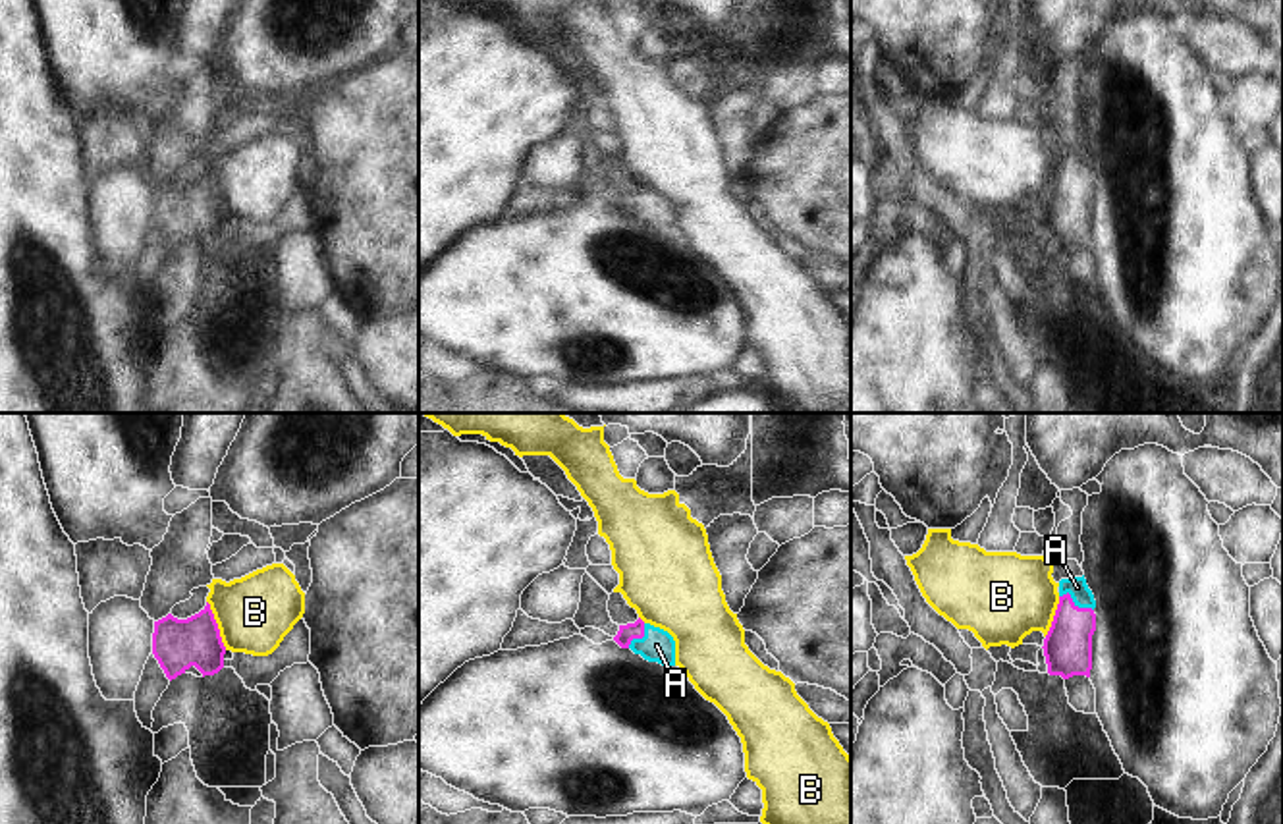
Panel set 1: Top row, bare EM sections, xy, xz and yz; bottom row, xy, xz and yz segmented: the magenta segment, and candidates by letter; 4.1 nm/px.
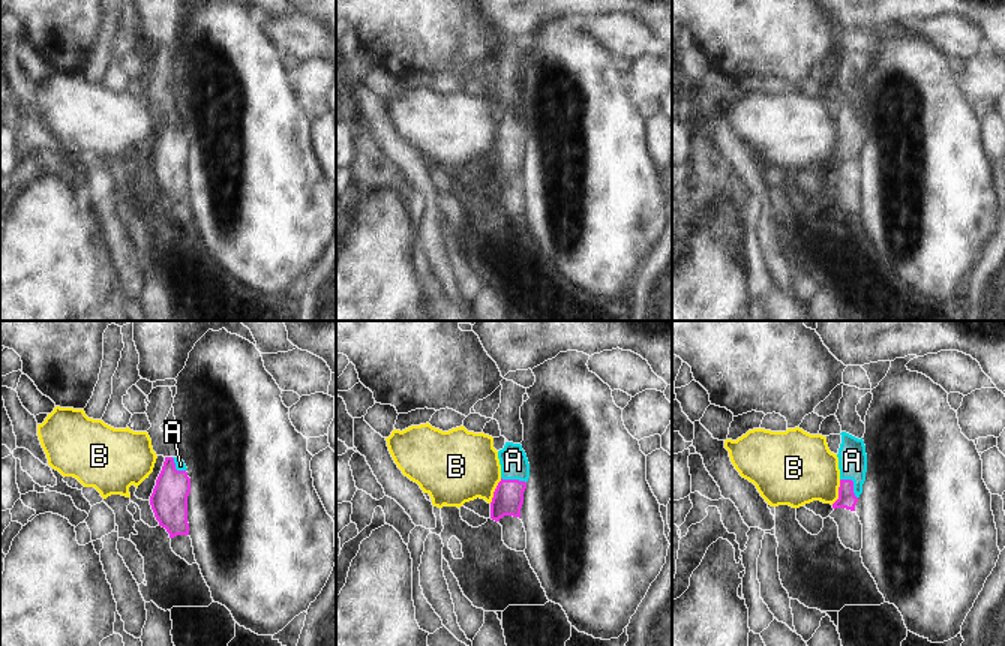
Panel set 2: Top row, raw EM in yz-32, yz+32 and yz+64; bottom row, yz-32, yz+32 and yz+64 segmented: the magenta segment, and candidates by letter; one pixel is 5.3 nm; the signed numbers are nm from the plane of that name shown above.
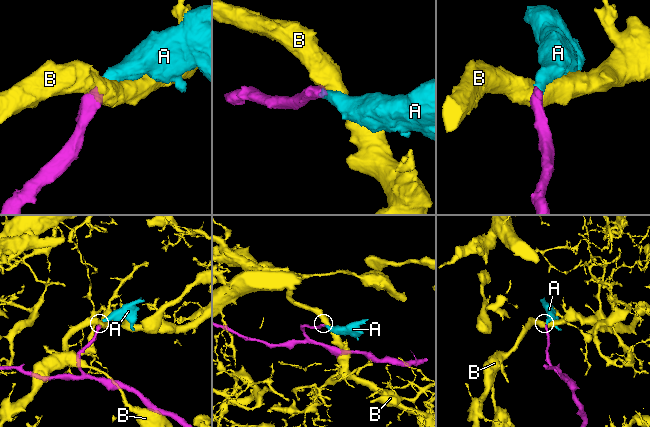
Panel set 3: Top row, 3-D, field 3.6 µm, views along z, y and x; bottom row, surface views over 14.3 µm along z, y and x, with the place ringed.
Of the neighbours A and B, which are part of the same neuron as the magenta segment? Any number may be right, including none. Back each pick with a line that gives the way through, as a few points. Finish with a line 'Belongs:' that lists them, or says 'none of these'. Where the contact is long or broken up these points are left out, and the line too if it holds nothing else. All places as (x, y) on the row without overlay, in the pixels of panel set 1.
A: runs through yz (1067, 215), (1073, 193), (1073, 170), (1077, 155)
Belongs: A

